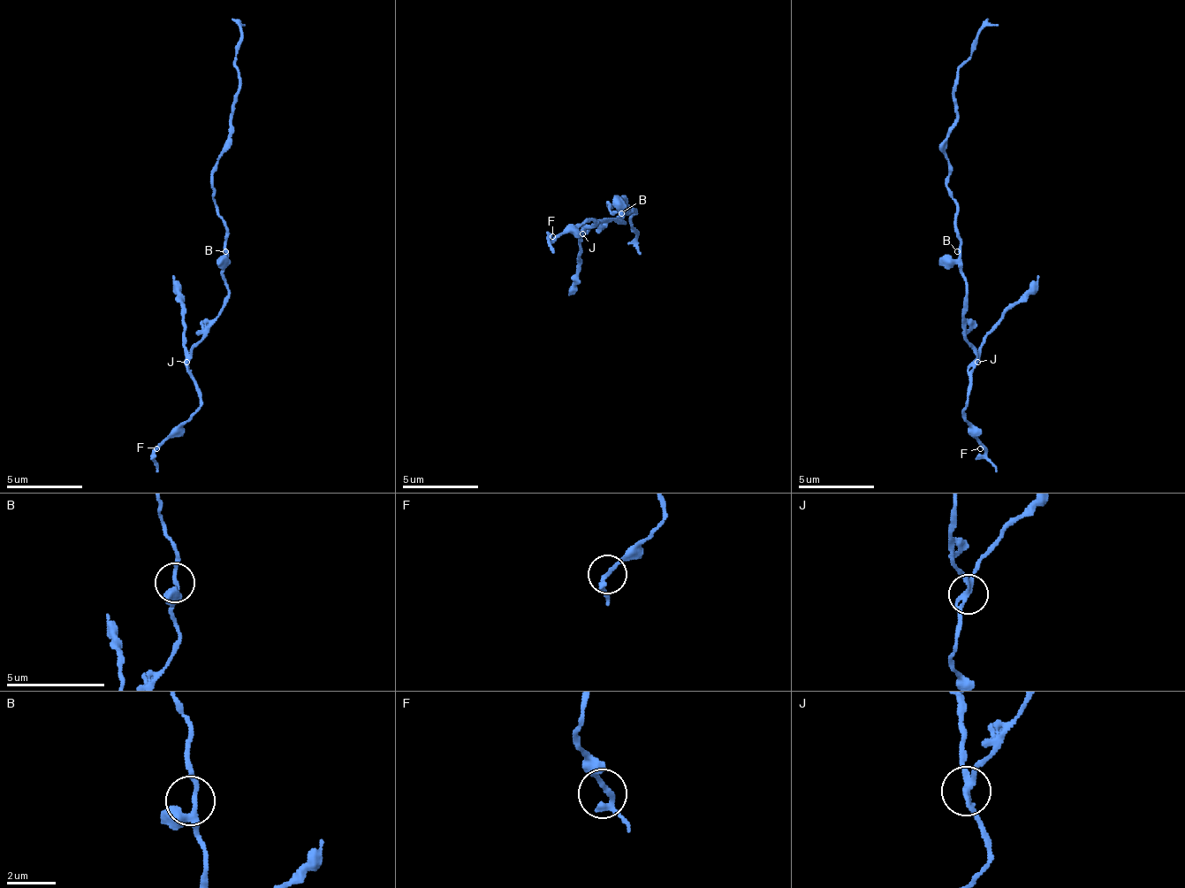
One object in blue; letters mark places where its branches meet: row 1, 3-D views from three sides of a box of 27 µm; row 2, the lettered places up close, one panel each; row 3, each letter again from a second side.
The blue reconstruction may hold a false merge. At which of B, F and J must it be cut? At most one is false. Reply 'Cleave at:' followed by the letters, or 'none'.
Cleave at: J

